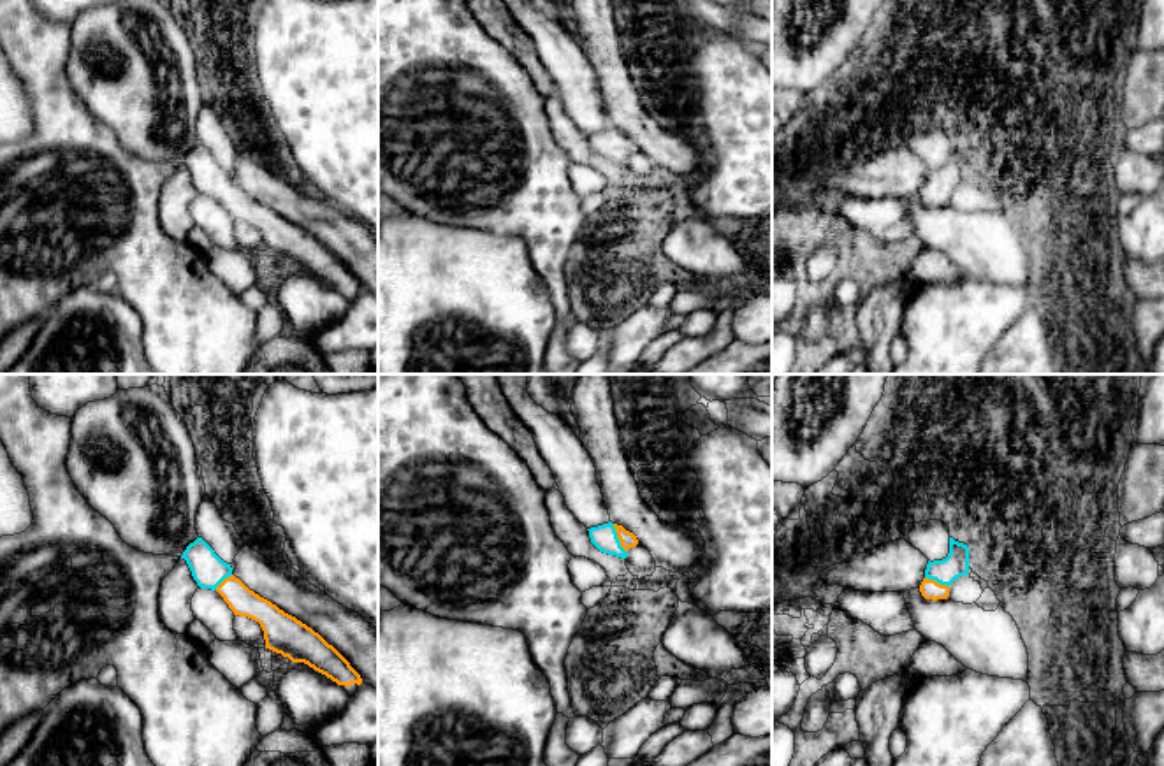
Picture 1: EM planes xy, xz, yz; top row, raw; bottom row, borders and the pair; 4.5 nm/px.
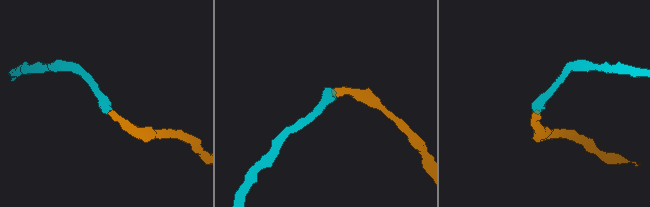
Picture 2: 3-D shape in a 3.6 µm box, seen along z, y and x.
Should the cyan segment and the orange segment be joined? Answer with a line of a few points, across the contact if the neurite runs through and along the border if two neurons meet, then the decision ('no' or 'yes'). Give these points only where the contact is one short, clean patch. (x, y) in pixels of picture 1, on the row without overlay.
xz (603, 143), (618, 144), (628, 146) | yes

